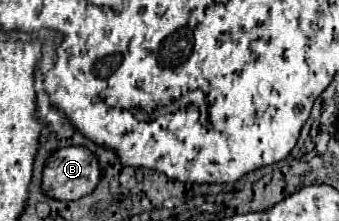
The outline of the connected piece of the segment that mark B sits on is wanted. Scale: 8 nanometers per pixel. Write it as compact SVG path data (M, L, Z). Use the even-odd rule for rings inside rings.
M62 147L54 151L42 169L42 193L58 201L74 201L96 189L100 165L84 147Z

